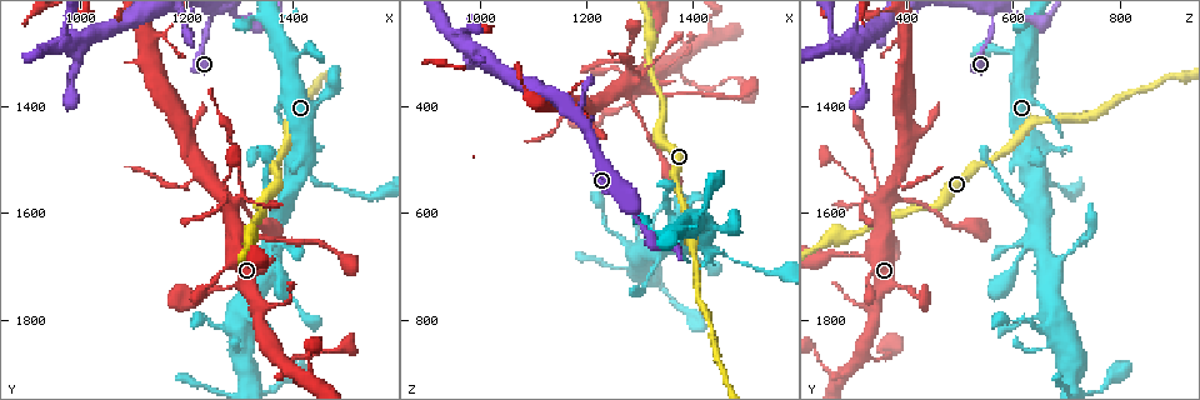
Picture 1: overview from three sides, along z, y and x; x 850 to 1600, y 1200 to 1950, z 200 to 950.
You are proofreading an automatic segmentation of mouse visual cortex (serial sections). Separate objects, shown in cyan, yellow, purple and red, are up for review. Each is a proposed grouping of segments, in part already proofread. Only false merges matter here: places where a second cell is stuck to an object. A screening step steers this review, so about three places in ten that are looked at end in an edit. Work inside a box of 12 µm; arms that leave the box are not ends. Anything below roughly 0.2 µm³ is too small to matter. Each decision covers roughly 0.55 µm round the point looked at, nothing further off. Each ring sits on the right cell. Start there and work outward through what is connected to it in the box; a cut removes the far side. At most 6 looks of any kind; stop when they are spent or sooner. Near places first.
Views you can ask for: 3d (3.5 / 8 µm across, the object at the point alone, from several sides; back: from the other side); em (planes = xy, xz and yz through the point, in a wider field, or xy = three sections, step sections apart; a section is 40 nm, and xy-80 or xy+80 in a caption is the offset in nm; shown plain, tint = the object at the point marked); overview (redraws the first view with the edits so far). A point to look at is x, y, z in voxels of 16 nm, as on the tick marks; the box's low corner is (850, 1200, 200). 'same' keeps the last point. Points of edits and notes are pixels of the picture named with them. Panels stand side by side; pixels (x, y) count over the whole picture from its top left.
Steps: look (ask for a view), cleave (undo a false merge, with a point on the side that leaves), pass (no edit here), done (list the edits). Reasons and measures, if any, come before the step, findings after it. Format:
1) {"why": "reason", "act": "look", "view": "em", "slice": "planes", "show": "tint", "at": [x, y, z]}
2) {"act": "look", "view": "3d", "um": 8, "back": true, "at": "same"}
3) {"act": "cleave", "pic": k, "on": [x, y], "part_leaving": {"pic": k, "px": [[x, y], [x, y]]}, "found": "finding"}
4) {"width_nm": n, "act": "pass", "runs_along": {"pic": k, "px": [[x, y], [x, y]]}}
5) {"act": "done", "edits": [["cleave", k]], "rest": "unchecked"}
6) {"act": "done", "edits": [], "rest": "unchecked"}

{"why": "thin neck", "act": "look", "view": "3d", "um": 8, "at": [1360, 1660, 645]}

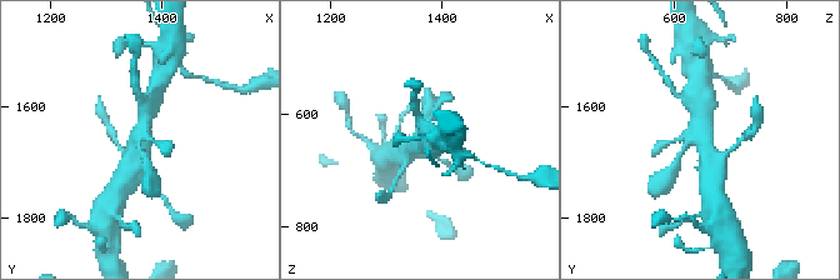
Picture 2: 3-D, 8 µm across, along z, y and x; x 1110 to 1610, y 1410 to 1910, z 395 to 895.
{"why": "closer look", "act": "look", "view": "3d", "um": 3.5, "at": [1355, 1665, 635]}

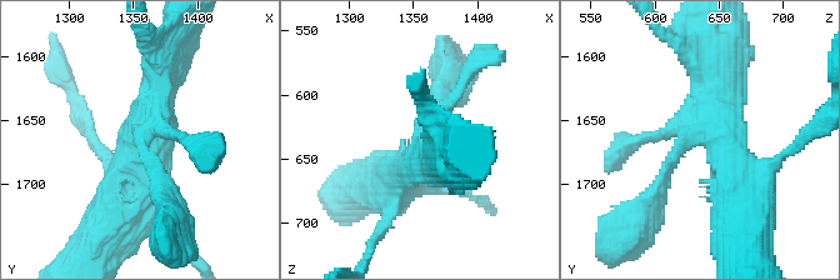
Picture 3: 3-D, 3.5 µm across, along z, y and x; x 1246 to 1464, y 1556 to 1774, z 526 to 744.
{"act": "pass", "runs_along": {"pic": 3, "px": [[171, 53], [140, 130], [121, 206]]}, "found": "one cell here"}

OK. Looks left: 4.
{"why": "side arm on a straight run", "act": "look", "view": "3d", "um": 3.5, "at": [1270, 1575, 370]}

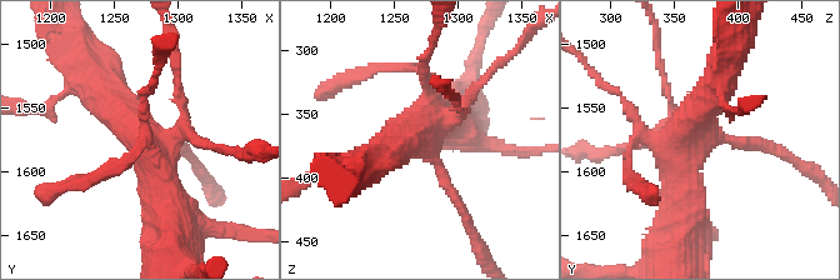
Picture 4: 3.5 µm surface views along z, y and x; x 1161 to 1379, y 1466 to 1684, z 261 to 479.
{"why": "need the tissue", "act": "look", "view": "em", "slice": "xy", "step": 5, "show": "tint", "at": [1274, 1572, 376]}

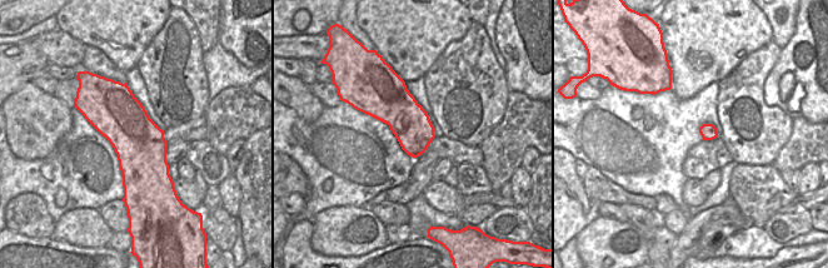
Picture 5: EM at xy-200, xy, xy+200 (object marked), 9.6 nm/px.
{"act": "pass", "runs_along": {"pic": 4, "px": [[169, 203], [145, 138], [84, 65]]}, "found": "all the same cell"}

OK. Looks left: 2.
{"act": "done", "edits": [], "rest": "unchecked"}

